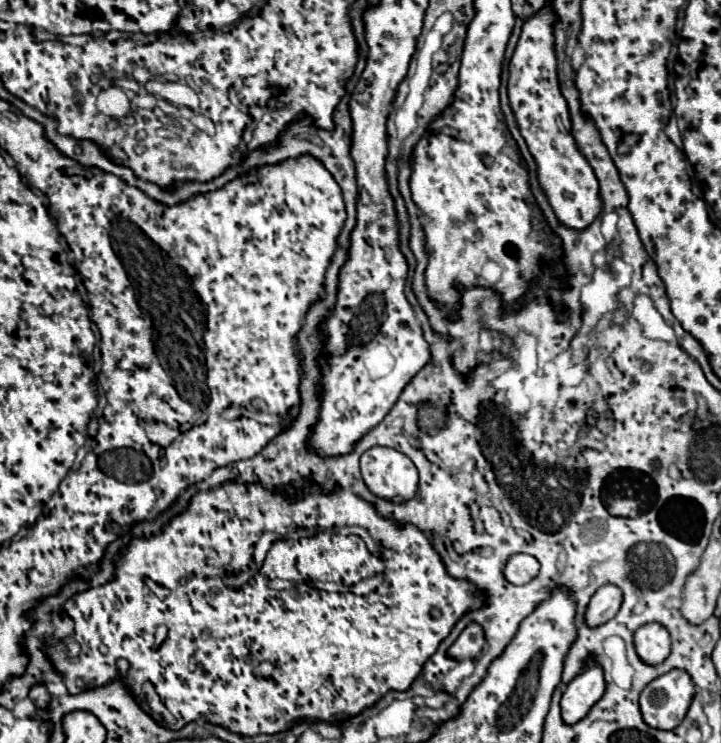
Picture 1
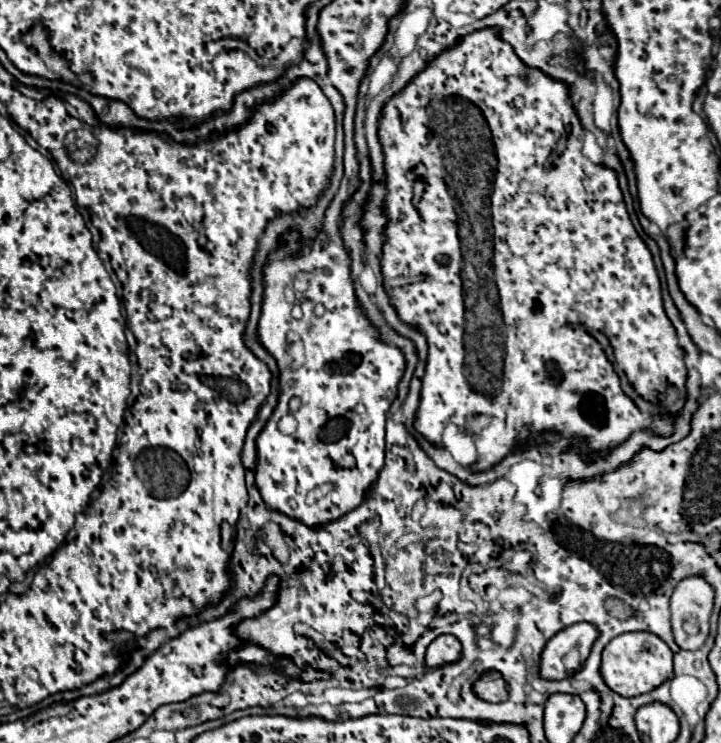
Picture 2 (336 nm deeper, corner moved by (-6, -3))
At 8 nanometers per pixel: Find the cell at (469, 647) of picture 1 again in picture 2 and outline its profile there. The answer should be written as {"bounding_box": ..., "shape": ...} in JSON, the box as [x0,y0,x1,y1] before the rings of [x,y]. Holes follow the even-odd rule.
{"bounding_box":[425,635,461,669],"shape":[[[439,635],[429,647],[425,655],[425,663],[429,669],[439,669],[449,663],[457,663],[461,659],[461,653],[451,653],[451,637]]]}

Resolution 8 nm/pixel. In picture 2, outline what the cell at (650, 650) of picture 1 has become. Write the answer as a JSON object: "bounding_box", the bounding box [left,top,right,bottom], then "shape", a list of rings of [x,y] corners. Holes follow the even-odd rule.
{"bounding_box":[601,633,673,697],"shape":[[[623,633],[603,649],[601,675],[615,693],[623,697],[637,697],[673,677],[673,653],[655,633]]]}

